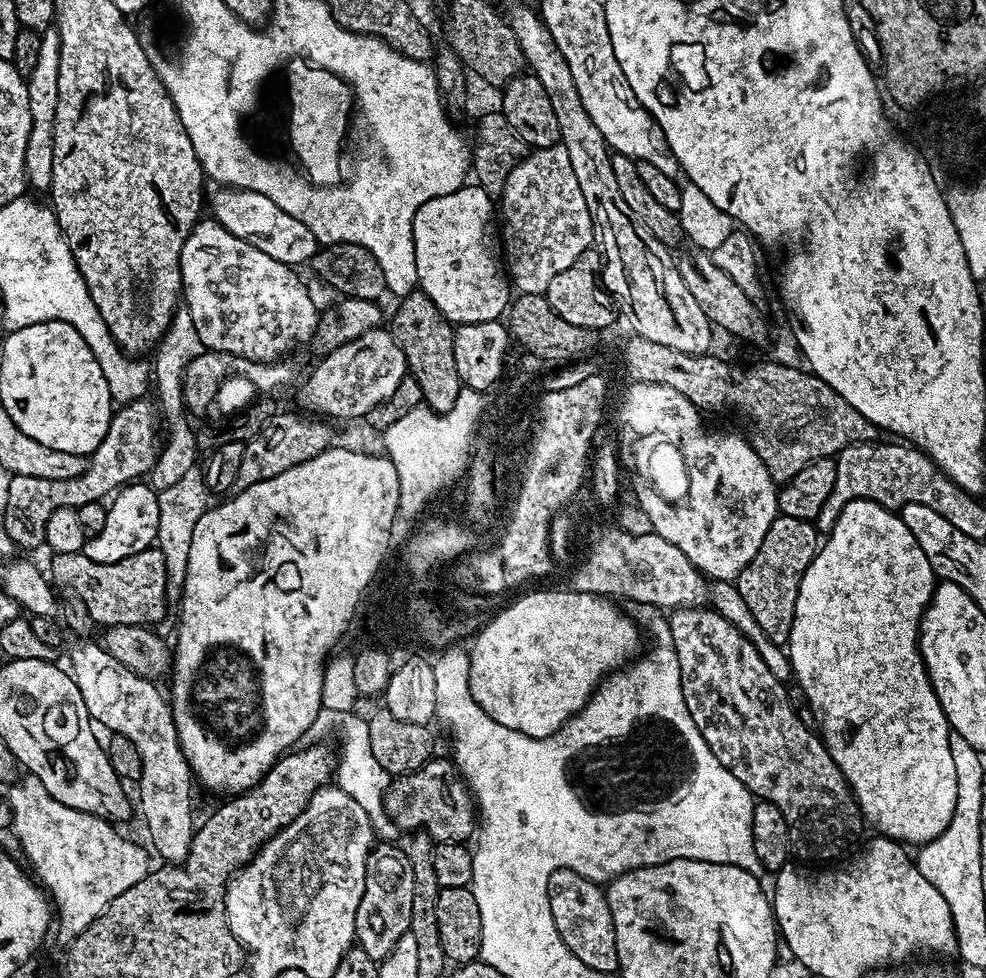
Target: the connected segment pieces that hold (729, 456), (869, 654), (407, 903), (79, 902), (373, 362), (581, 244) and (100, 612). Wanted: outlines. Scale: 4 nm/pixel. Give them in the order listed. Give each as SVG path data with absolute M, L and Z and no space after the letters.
M632 382L620 404L620 413L616 416L620 467L627 479L628 476L632 479L635 503L646 510L652 523L651 531L666 538L666 542L678 546L678 550L682 550L682 554L686 554L686 558L690 558L690 562L709 581L735 581L750 558L758 554L758 546L762 546L766 530L770 530L777 518L778 488L772 479L772 473L743 435L711 432L700 416L703 416L701 409L669 384Z
M851 500L846 502L846 506L842 510L842 514L838 514L838 522L834 522L831 532L827 533L826 539L828 540L819 545L816 556L810 562L810 566L806 570L806 574L802 578L802 586L798 590L798 602L796 603L796 609L794 610L794 626L790 630L790 638L786 645L786 651L790 663L792 663L792 675L795 683L800 685L802 691L804 691L803 703L809 704L810 707L816 711L816 720L820 723L818 727L818 735L823 740L826 750L830 754L830 758L834 758L834 762L838 766L838 770L844 776L844 780L848 783L848 787L852 790L852 796L856 800L856 805L860 808L860 815L864 817L865 821L869 825L872 824L877 833L881 836L886 836L892 840L899 841L904 846L911 846L910 844L916 844L915 846L923 846L931 842L932 839L938 838L943 830L950 824L950 820L954 815L955 802L957 799L957 777L954 772L953 755L950 754L950 729L948 727L948 719L946 714L942 710L942 706L938 702L938 698L934 694L934 686L928 680L928 671L924 665L924 660L920 656L920 619L928 604L932 601L932 592L936 589L938 583L938 577L934 569L930 566L930 561L926 559L926 553L923 552L922 546L918 546L918 538L914 538L914 534L910 530L910 526L906 526L906 522L902 522L902 518L891 508L884 508L878 502L870 502L869 500Z
M377 843L368 855L366 862L366 886L362 890L362 902L358 902L358 914L356 915L356 939L355 943L370 958L377 962L385 960L394 948L394 942L406 934L410 926L410 909L414 902L414 870L410 870L410 862L406 858L403 847L395 843Z
M24 774L21 780L9 783L8 788L8 808L12 811L12 828L14 839L20 844L22 856L32 863L31 871L35 879L46 889L47 895L60 907L60 932L65 936L65 941L71 942L76 939L90 922L94 922L98 916L122 894L122 890L130 890L134 882L138 882L147 876L150 871L148 864L149 853L139 848L132 840L127 840L124 836L119 836L115 832L113 825L107 820L98 818L89 812L74 810L70 806L62 806L50 794L46 794L46 786L38 782L38 778Z
M381 326L331 349L320 360L320 365L308 376L300 400L306 407L323 417L336 420L356 420L367 417L374 406L386 402L398 382L409 375L406 354L398 346L387 327Z
M563 144L531 149L523 158L516 161L506 178L506 186L498 197L498 216L504 219L502 228L502 260L507 275L517 293L547 293L551 280L562 274L570 262L577 260L582 253L589 251L594 244L592 215L582 195L582 186L570 167L570 154L566 154Z
M156 546L142 550L132 557L123 558L120 562L110 562L103 565L101 562L92 562L86 558L83 552L74 554L55 554L52 559L52 572L50 580L53 585L61 584L61 589L76 592L82 602L86 602L86 610L90 610L90 618L97 625L111 626L114 624L142 624L156 626L156 623L164 616L164 610L169 607L166 596L166 562L160 549Z

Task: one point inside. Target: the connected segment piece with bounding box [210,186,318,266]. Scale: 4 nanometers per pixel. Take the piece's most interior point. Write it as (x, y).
(248, 215)

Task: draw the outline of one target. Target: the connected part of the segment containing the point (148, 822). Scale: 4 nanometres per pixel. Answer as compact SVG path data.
M80 638L77 644L69 643L66 648L66 653L68 652L68 660L72 665L70 665L70 671L74 682L78 686L78 690L82 690L82 702L86 702L86 710L88 711L89 717L97 725L100 724L104 728L109 728L107 731L109 733L121 736L122 738L130 738L130 742L134 742L134 750L138 750L138 758L142 758L142 774L140 775L138 781L138 787L140 787L140 800L138 796L138 812L144 815L144 828L148 831L148 836L152 839L152 848L151 851L161 856L161 861L167 862L169 865L176 866L179 865L186 858L186 854L190 850L190 842L192 841L192 834L194 831L194 820L192 824L192 784L194 785L194 777L192 775L192 768L188 765L188 760L182 754L180 749L180 743L178 742L178 734L176 733L176 727L174 726L174 720L172 718L172 710L169 704L169 701L166 699L165 693L164 696L162 693L156 689L157 685L151 680L146 680L134 674L126 666L122 666L116 658L114 658L109 652L105 652L103 647L99 643L96 644L92 638Z

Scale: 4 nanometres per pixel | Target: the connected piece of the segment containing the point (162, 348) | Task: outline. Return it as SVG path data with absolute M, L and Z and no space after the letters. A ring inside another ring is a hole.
M179 307L166 334L157 344L154 350L154 362L152 361L152 376L154 379L154 392L157 392L156 402L161 419L166 422L168 428L168 438L166 444L157 453L156 464L152 467L148 475L150 486L157 493L162 492L175 485L177 481L187 473L190 468L197 466L200 458L200 451L197 446L196 431L194 424L188 420L190 418L187 404L184 398L184 374L185 368L190 361L200 356L206 351L204 343L198 335L198 330L194 327L188 308Z

